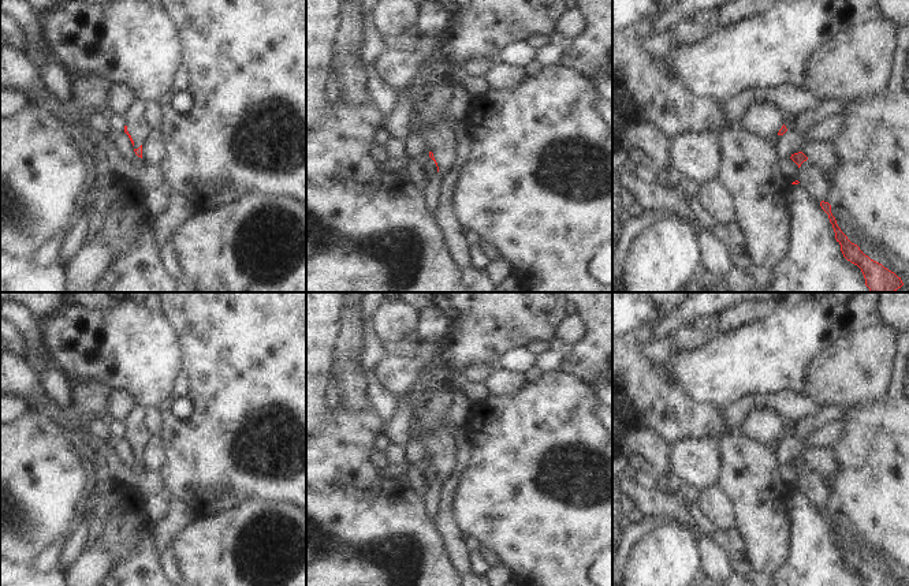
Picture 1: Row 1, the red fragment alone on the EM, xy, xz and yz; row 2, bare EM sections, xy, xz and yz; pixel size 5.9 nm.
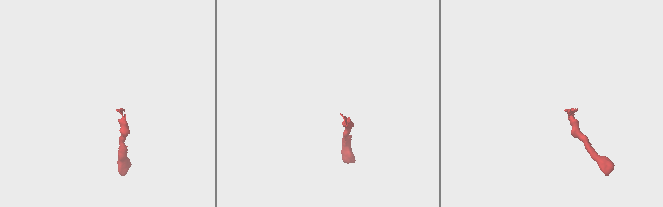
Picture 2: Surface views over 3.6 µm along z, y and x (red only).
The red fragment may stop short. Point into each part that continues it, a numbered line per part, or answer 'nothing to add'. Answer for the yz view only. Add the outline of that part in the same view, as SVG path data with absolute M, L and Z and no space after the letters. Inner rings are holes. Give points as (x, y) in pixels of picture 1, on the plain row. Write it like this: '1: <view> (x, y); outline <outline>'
1: yz (763, 425); outline M757 408L749 413L741 432L756 443L774 444L790 422L775 410Z

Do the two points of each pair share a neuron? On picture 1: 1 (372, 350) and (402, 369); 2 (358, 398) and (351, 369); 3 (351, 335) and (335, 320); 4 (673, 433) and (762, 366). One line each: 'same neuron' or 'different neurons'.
1: different neurons
2: same neuron
3: different neurons
4: different neurons

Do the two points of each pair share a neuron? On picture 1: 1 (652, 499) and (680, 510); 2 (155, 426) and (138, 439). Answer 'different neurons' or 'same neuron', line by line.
1: same neuron
2: different neurons

